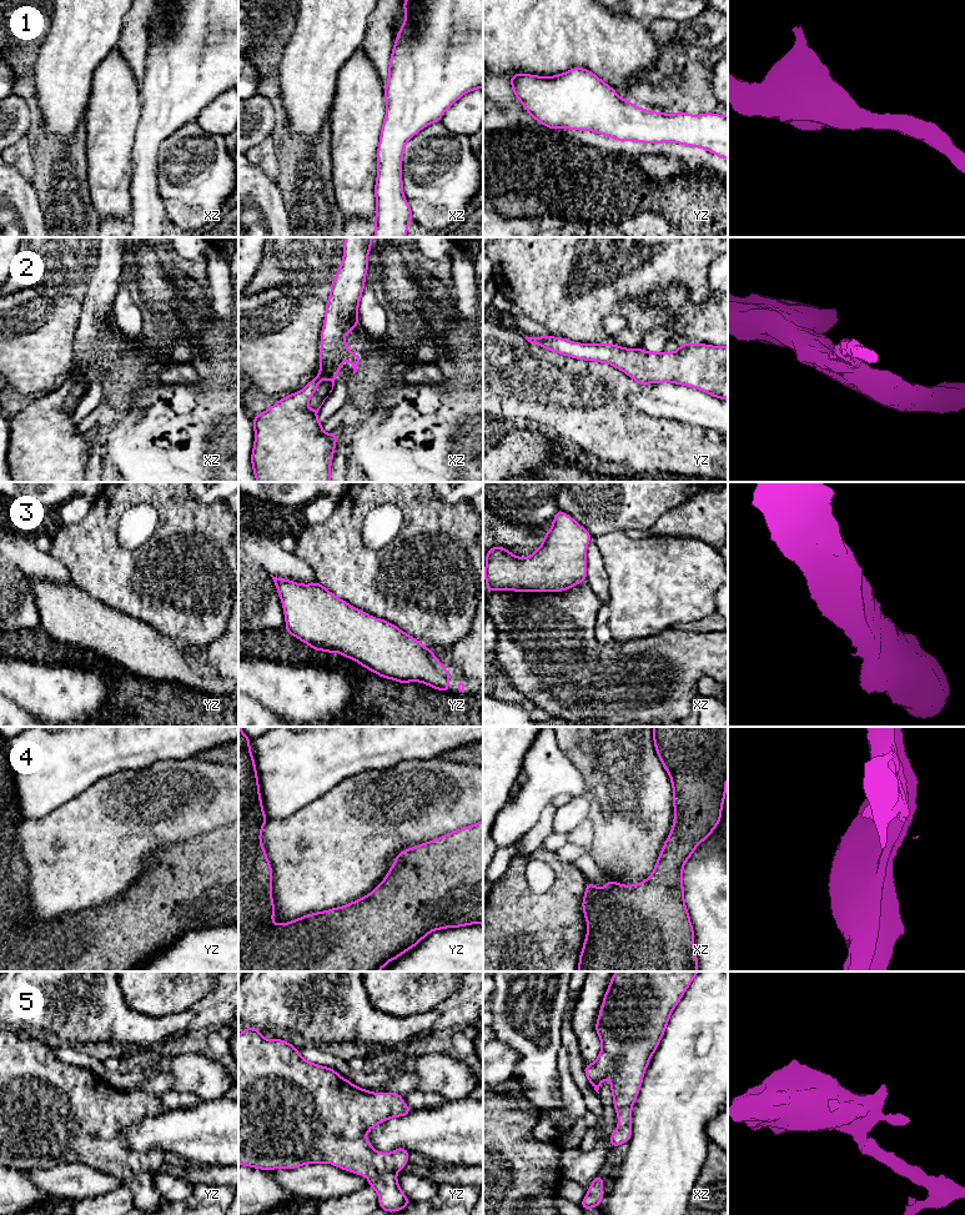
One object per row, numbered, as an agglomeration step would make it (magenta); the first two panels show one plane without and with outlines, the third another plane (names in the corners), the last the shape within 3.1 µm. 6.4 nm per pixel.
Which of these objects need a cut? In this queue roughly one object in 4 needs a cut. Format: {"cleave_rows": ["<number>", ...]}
{"cleave_rows": []}

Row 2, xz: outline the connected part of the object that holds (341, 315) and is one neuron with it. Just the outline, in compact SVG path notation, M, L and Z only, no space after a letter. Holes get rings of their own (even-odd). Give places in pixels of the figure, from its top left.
M345 237L342 263L340 265L338 271L336 273L336 277L333 278L333 281L331 283L331 293L330 293L330 297L326 302L326 315L325 315L325 321L323 321L323 328L321 331L320 372L318 372L317 377L315 380L310 381L303 390L296 392L296 393L290 393L288 396L277 401L272 407L270 407L265 412L252 417L253 418L253 430L255 430L255 443L253 443L253 448L252 448L251 463L252 463L253 475L255 475L257 482L332 482L330 478L331 463L332 463L332 458L333 458L333 453L335 453L335 446L337 443L337 435L336 435L336 432L335 433L325 433L322 431L323 423L317 420L317 413L318 413L321 406L323 405L325 400L328 396L323 400L322 405L317 410L310 410L307 407L307 405L308 405L310 398L313 396L315 391L317 390L318 383L322 380L330 380L332 382L332 390L333 390L335 381L336 381L336 377L337 377L337 375L342 367L343 360L347 360L352 363L353 375L357 372L357 366L358 366L362 356L361 356L361 353L360 355L352 353L348 350L347 343L343 340L343 336L350 333L353 327L358 326L358 305L360 305L360 300L361 300L361 296L362 296L362 292L365 288L366 273L368 270L367 257L368 257L370 251L372 250L371 248L372 240L373 240L373 237ZM332 390L330 391L330 393L332 392Z

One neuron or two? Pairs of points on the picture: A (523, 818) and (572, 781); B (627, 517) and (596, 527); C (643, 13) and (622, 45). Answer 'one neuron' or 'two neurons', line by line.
A: one neuron
B: one neuron
C: two neurons

